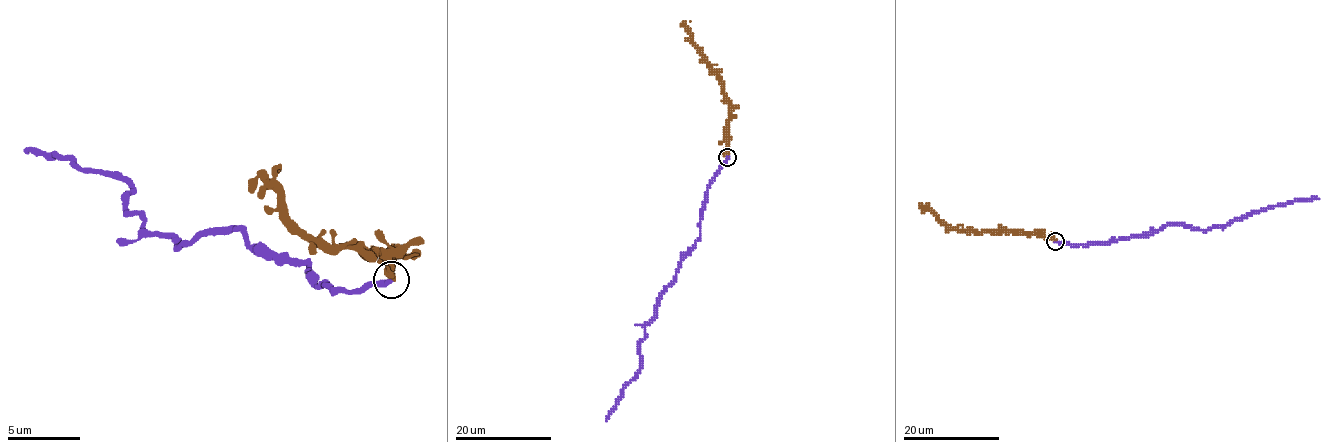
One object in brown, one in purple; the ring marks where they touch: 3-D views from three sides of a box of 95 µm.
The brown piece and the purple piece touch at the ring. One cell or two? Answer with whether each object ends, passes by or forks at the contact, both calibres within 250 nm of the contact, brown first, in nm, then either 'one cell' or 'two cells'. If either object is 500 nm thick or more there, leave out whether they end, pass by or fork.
brown passes by; purple ends; calibres 340 and 400 nm; two cells

